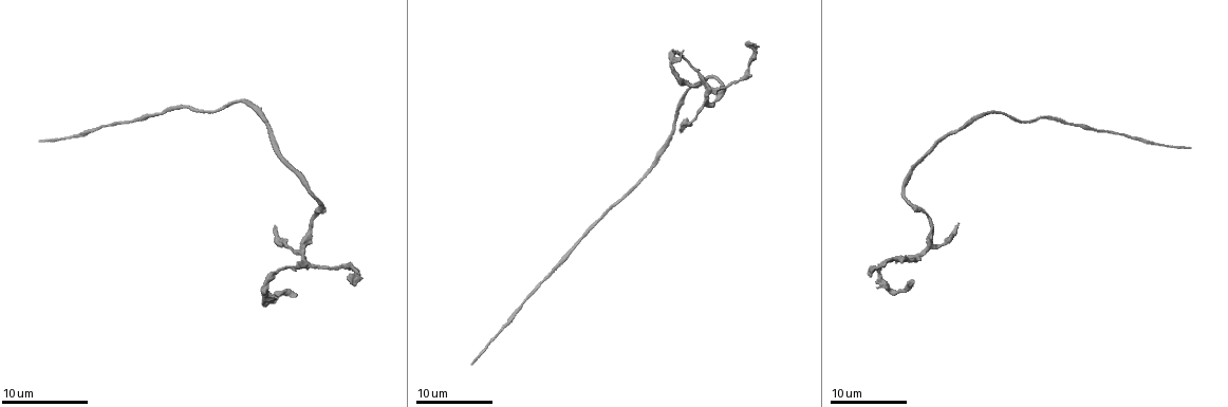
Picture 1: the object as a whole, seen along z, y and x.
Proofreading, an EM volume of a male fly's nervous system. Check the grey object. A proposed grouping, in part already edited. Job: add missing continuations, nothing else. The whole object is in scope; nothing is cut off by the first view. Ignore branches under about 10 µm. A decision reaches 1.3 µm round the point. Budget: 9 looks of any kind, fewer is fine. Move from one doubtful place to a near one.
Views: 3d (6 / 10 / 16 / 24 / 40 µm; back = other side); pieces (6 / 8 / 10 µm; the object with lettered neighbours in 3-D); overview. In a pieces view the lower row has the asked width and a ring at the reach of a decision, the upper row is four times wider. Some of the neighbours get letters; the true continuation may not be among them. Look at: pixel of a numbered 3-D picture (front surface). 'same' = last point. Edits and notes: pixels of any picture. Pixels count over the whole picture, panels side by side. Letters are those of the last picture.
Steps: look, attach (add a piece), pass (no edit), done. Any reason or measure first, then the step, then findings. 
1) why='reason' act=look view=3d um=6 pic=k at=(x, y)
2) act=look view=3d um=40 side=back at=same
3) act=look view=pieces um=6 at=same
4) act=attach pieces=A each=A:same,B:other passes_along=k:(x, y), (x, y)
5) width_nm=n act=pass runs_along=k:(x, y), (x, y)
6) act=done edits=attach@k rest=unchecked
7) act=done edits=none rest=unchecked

why='branch stops here' act=look view=pieces um=6 pic=1 at=(749, 41)

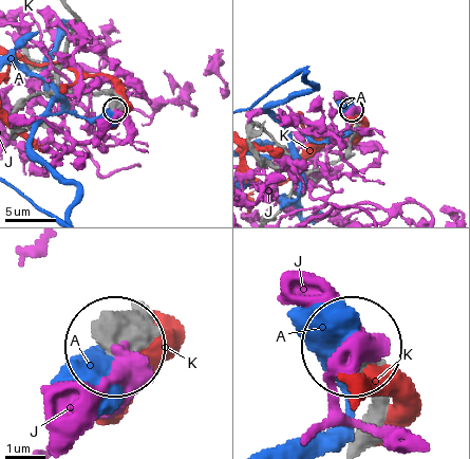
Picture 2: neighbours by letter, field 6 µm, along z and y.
act=pass each=A:other,J:other,K:other found='no lettered piece goes on from it'

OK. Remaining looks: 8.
why='free end' act=look view=pieces um=8 pic=1 at=(275, 224)

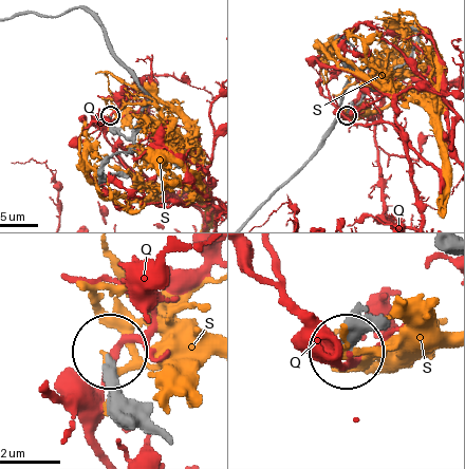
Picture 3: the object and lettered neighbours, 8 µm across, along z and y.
width_nm=280 act=pass each=Q:other,S:other runs_along=3:(162, 434), (118, 389), (109, 354) found='none of them fits'

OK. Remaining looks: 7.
why='long arm stops here' act=look view=pieces um=8 pic=1 at=(297, 296)

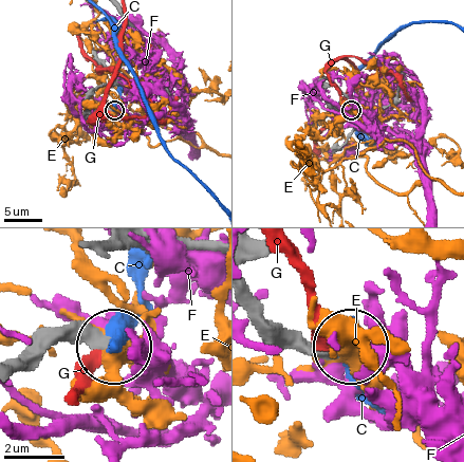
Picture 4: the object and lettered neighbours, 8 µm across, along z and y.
act=pass each=C:other,E:other,F:other,G:other found='no lettered piece goes on from it'

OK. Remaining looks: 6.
why='thin end' act=look view=pieces um=8 pic=1 at=(1191, 149)

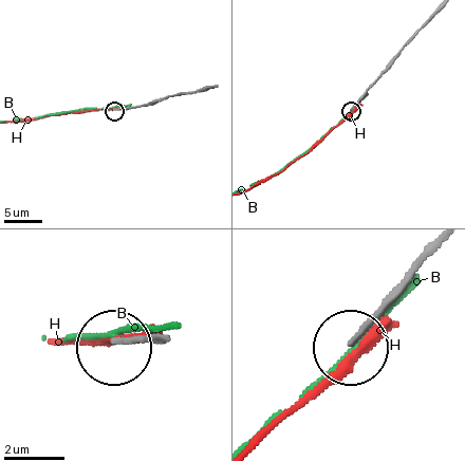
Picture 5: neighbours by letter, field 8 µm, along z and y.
act=pass each=B:other,H:other runs_along=5:(163, 337), (119, 343) found='none of them fits'

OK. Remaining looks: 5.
act=done edits=none rest=unchecked

